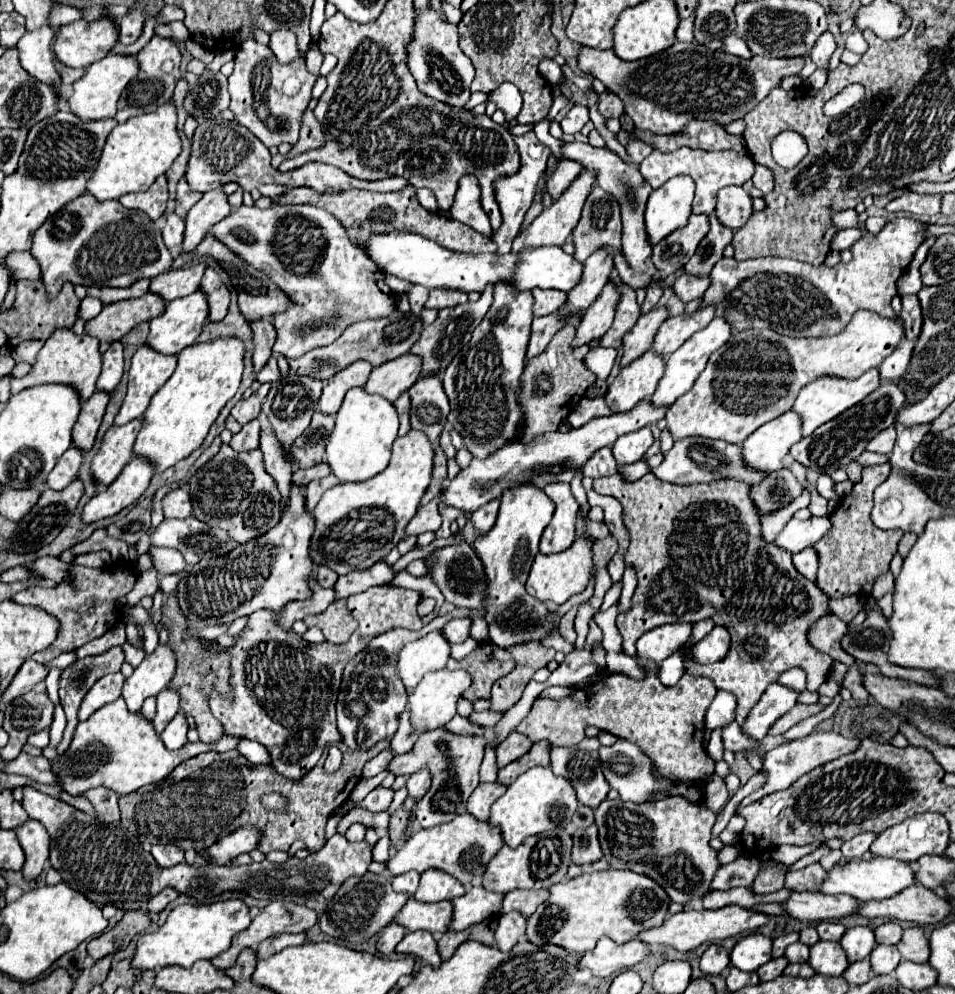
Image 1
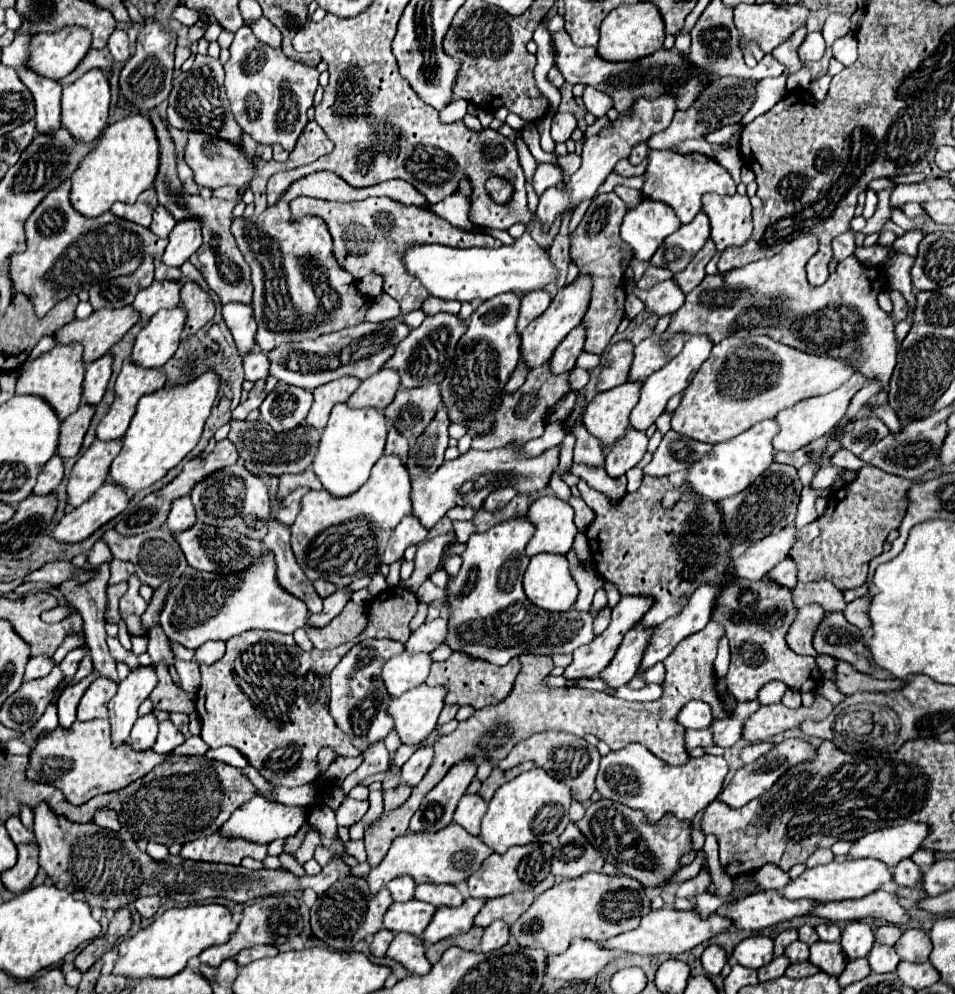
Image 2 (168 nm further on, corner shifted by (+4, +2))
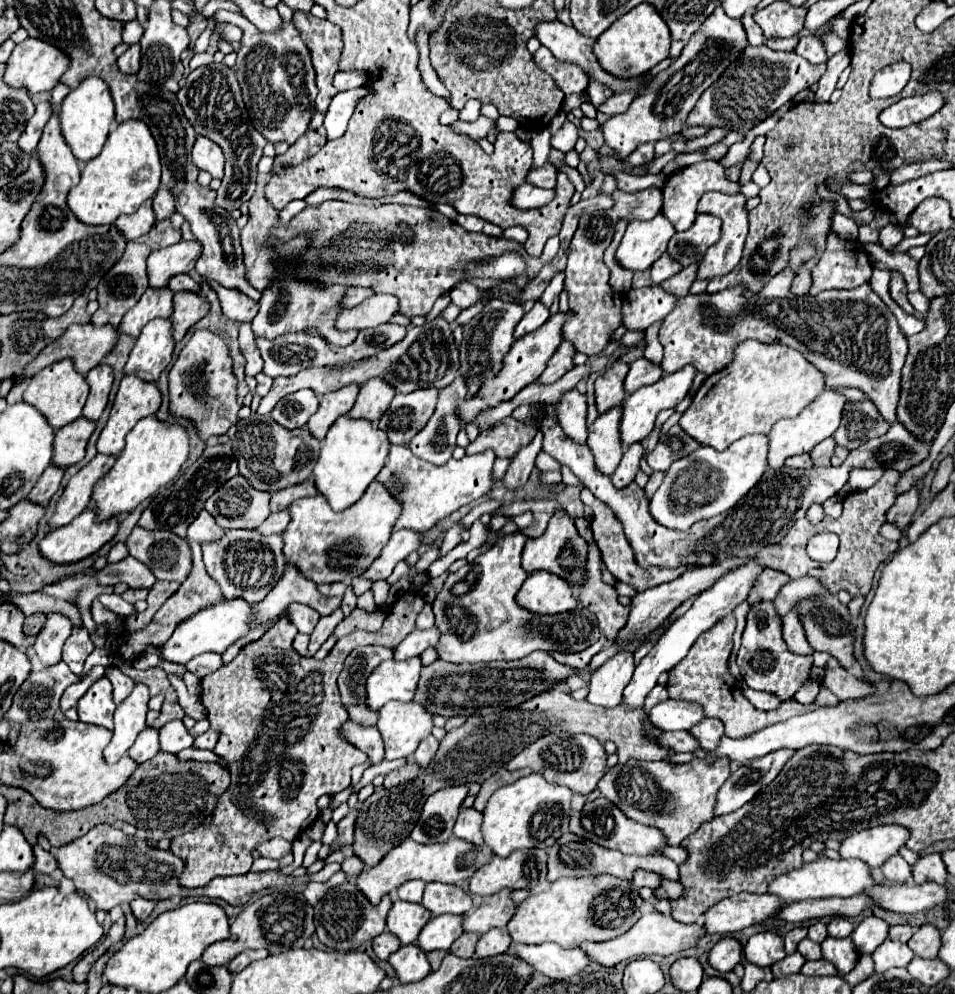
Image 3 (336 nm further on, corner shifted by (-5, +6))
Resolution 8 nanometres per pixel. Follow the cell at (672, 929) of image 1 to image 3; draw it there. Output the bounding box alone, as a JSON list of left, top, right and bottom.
[580,910,702,968]

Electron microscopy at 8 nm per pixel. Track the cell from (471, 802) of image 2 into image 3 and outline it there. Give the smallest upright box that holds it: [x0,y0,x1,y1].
[452,808,484,846]

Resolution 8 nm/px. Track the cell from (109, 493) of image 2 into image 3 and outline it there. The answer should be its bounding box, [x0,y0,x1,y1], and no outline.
[40,510,118,564]

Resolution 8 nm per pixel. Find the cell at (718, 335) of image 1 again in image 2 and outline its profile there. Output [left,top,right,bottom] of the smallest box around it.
[631,336,713,430]

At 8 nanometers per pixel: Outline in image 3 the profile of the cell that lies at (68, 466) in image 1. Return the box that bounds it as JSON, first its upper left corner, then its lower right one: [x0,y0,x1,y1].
[28,466,64,506]

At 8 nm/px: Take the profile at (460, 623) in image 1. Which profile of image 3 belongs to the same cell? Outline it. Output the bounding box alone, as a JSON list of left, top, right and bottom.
[394,628,440,660]

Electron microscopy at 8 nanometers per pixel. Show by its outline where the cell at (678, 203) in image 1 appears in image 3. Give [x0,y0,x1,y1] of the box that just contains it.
[614,214,674,272]

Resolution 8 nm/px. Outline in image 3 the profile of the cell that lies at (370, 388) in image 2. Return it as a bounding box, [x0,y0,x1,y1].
[348,378,394,422]

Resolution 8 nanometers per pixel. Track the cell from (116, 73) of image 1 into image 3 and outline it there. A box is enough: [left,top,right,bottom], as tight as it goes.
[60,76,114,162]

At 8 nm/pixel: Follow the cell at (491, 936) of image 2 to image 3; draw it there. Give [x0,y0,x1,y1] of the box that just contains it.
[474,928,512,958]

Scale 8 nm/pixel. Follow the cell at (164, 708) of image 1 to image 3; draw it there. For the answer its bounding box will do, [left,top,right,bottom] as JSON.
[128,728,160,764]

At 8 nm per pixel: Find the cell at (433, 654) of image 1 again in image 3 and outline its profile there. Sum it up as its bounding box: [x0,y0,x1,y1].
[366,658,420,710]

